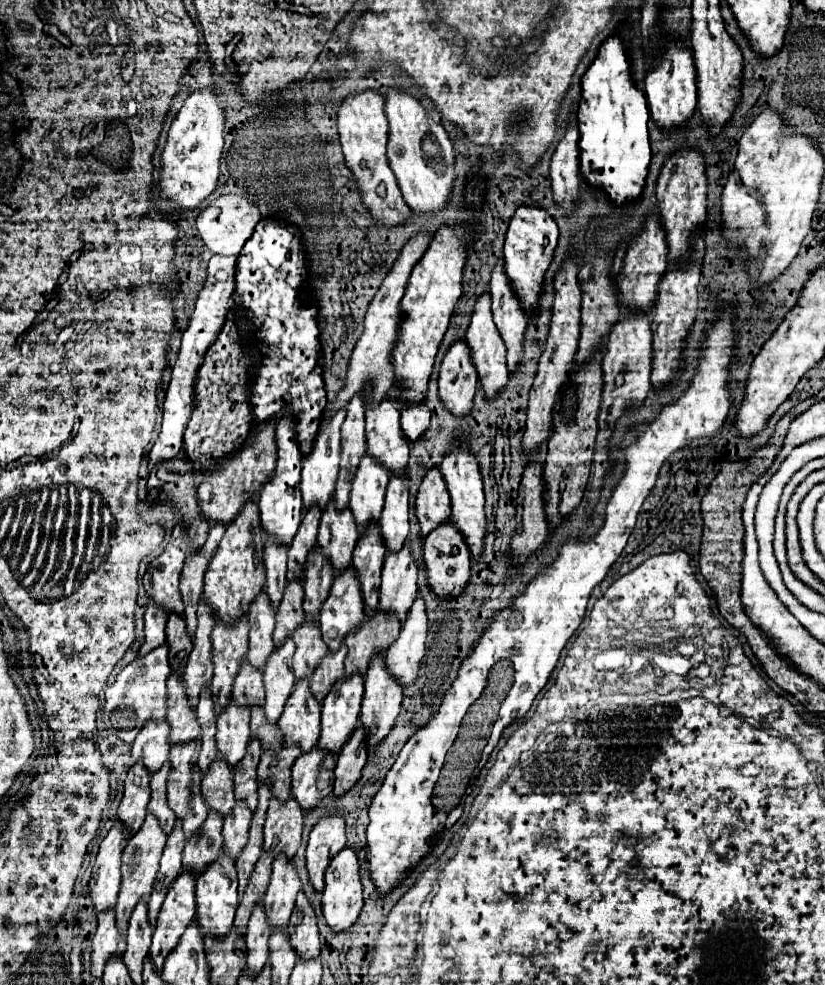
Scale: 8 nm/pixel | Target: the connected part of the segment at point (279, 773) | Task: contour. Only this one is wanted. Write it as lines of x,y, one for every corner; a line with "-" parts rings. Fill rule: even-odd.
282,747
276,757
262,753
258,765
258,783
262,785
264,781
268,781
272,795
280,801
290,799
290,769
298,755
300,751
296,747

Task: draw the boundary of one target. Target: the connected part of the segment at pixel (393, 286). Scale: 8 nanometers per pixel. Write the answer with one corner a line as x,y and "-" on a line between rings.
418,235
412,241
406,243
406,247
402,249
398,261
394,263
392,271
386,275
380,291
376,293
376,297
372,299
368,313
366,313
366,321
364,321
364,333
360,335
352,357
350,357
350,371
346,375
346,387
342,387
342,391
338,391
336,401
332,403
332,411
338,411
338,407
346,409
346,403
354,397
354,395
362,395
362,383
366,383
366,379
374,379
374,399
382,399
382,395
386,395
386,391
392,387
394,381
394,367
390,363
392,357
392,347
394,347
394,339
398,335
398,323
400,323
400,299
406,291
406,283
410,279
412,267
422,259
422,255
426,253
430,245
428,235

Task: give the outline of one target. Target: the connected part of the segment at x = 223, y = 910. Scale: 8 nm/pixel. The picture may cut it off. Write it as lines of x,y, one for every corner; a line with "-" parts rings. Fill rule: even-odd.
220,853
218,861
212,863
196,881
196,919
198,919
198,927
202,927
202,935
218,935
218,939
222,939
222,935
226,935
226,931
230,931
234,927
234,913
238,907
238,879
236,879
236,867
234,861
226,855

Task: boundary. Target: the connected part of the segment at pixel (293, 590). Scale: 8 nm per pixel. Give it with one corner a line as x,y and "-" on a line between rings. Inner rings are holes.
298,579
290,581
286,585
280,609
276,611
276,629
274,629
274,647
278,647
278,643
282,643
282,639
286,639
286,635
294,635
294,627
298,627
298,623
302,623
302,619
306,617
304,609
302,609
302,601
304,601
304,587

